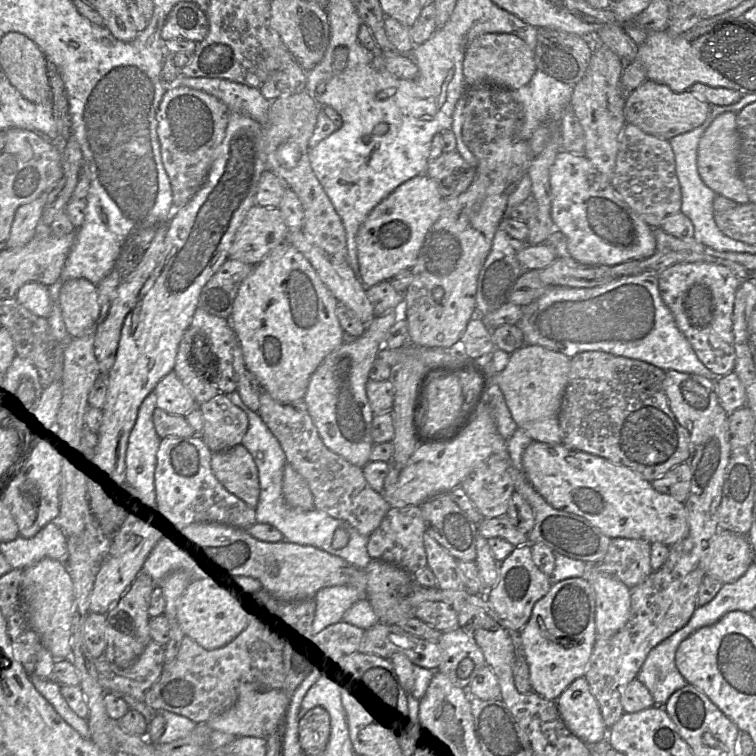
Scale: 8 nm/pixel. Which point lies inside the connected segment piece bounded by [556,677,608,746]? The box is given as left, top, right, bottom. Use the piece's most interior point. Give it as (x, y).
(578, 708)

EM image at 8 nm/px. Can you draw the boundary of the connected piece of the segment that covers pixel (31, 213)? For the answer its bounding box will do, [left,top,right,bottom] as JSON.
[6,190,50,247]

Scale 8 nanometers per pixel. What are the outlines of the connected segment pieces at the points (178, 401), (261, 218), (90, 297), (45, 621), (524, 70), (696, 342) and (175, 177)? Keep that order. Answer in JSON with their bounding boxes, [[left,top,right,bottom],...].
[[154,371,197,416],[229,204,288,265],[60,278,100,337],[20,558,73,661],[463,33,537,90],[657,262,740,377],[156,84,230,209]]

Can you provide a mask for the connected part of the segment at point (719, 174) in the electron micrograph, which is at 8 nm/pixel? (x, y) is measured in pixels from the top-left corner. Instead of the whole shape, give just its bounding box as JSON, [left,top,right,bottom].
[697,112,749,205]

